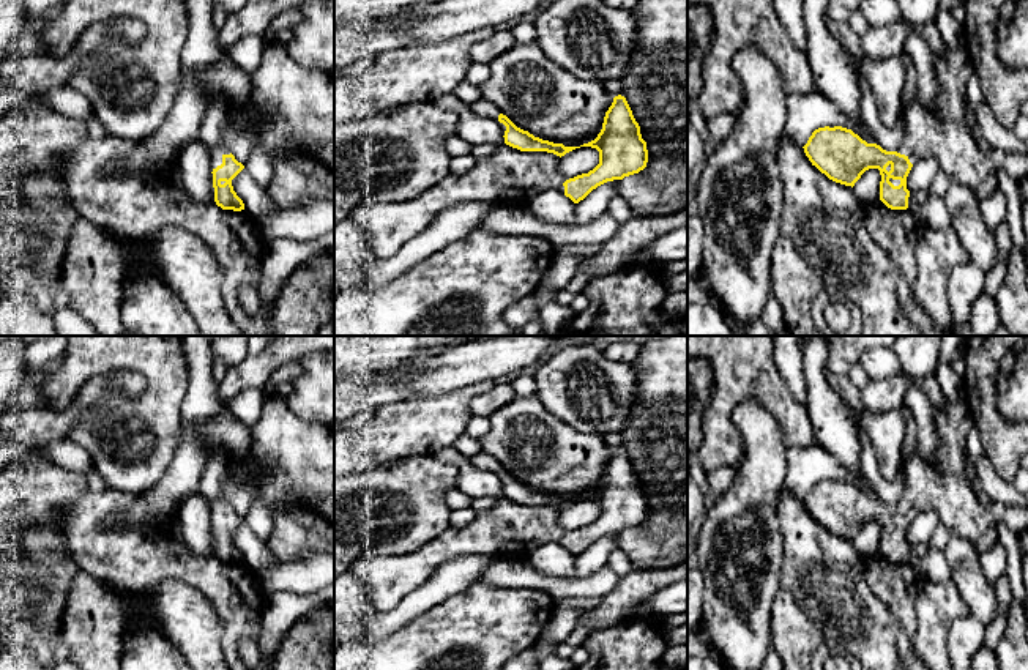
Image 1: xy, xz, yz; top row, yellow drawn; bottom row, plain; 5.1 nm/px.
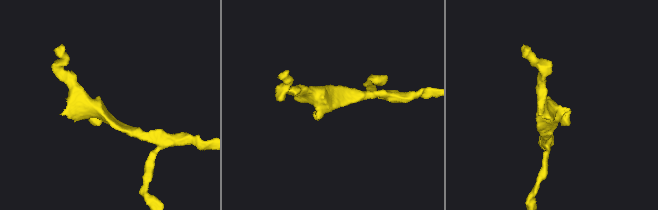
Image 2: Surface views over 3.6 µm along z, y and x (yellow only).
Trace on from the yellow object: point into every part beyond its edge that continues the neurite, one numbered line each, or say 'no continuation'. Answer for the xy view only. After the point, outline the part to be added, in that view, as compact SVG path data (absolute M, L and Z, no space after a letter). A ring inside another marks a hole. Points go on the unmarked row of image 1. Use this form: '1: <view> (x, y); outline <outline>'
1: xy (219, 502); outline M224 493L218 495L213 501L210 501L211 509L211 522L216 522L222 517L222 509L230 508L229 500L224 497Z

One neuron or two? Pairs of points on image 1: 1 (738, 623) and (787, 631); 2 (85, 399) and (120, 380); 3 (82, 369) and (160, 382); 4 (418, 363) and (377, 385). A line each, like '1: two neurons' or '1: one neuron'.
1: two neurons
2: one neuron
3: one neuron
4: one neuron

